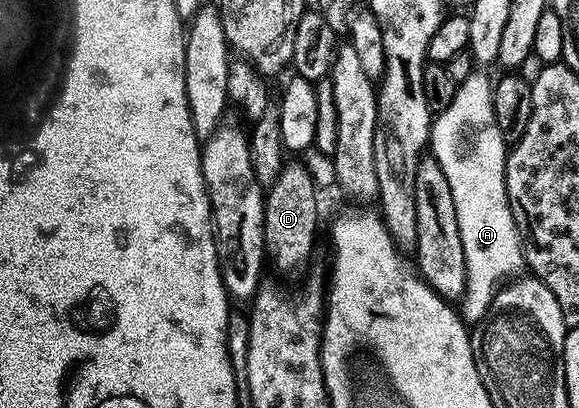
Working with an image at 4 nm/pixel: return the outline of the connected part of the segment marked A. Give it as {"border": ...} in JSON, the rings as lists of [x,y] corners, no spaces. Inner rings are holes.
{"border":[[[476,73],[480,74],[472,74],[465,82],[461,81],[457,85],[454,100],[445,110],[439,111],[433,117],[430,127],[430,154],[442,168],[450,184],[454,208],[458,212],[458,232],[462,232],[462,252],[466,256],[466,288],[463,298],[459,299],[458,310],[463,321],[468,324],[479,323],[487,315],[488,305],[492,302],[498,287],[507,283],[513,276],[519,275],[526,266],[524,248],[520,245],[520,233],[516,230],[512,210],[508,207],[504,179],[504,164],[508,161],[510,146],[503,132],[495,126],[496,117],[492,111],[493,83],[490,78],[488,82],[487,76],[484,75],[487,73]],[[468,126],[480,126],[469,142],[464,139]]]}

